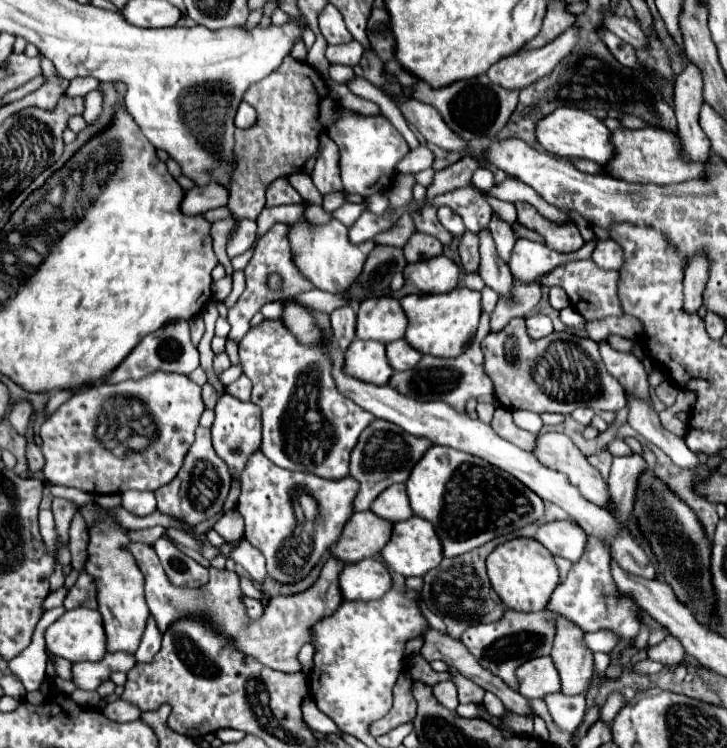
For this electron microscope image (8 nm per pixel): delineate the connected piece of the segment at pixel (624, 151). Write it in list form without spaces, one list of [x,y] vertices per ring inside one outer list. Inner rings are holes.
[[[618,129],[612,133],[612,145],[616,147],[616,153],[612,155],[612,161],[604,165],[604,173],[608,177],[620,177],[624,181],[632,183],[654,183],[654,185],[670,185],[670,183],[682,183],[688,179],[696,179],[704,175],[706,163],[692,163],[682,157],[680,143],[676,135],[666,133],[662,129]]]

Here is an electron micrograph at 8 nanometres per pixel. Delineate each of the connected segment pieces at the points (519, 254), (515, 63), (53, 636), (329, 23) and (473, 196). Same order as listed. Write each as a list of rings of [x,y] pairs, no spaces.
[[[518,239],[512,251],[512,259],[510,259],[510,271],[512,277],[520,283],[540,283],[540,279],[544,275],[548,275],[552,269],[566,265],[574,259],[590,259],[594,241],[586,243],[582,249],[578,249],[576,253],[556,253],[552,249],[548,249],[546,245],[528,241],[528,239]]]
[[[570,27],[566,29],[556,41],[532,49],[532,51],[520,51],[516,55],[510,55],[498,63],[494,63],[488,69],[488,79],[508,91],[524,89],[526,85],[532,85],[536,79],[548,75],[558,61],[562,61],[576,45],[578,41],[578,29]]]
[[[70,609],[58,621],[54,621],[46,631],[46,647],[68,659],[70,663],[78,661],[100,661],[106,655],[106,637],[102,627],[102,617],[96,609]]]
[[[326,5],[318,15],[318,25],[326,41],[352,41],[340,11],[334,5]]]
[[[470,185],[438,195],[430,203],[434,203],[436,207],[448,205],[452,211],[456,211],[464,219],[466,229],[472,233],[480,233],[488,229],[488,221],[492,219],[492,207],[484,199],[484,195]]]

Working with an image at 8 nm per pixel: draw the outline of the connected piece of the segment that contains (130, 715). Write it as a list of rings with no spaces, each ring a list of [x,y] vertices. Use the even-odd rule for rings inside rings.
[[[114,701],[114,703],[108,703],[106,709],[102,711],[110,721],[118,721],[118,723],[126,723],[126,721],[136,721],[140,719],[140,711],[138,707],[132,707],[132,703],[128,705],[126,701]]]

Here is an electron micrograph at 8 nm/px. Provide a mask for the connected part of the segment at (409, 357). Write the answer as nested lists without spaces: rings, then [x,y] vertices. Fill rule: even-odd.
[[[398,339],[394,343],[388,343],[386,345],[386,355],[388,355],[388,361],[390,361],[390,365],[392,365],[394,371],[412,369],[420,361],[420,357],[422,357],[420,351],[412,349],[406,343],[406,339]]]

